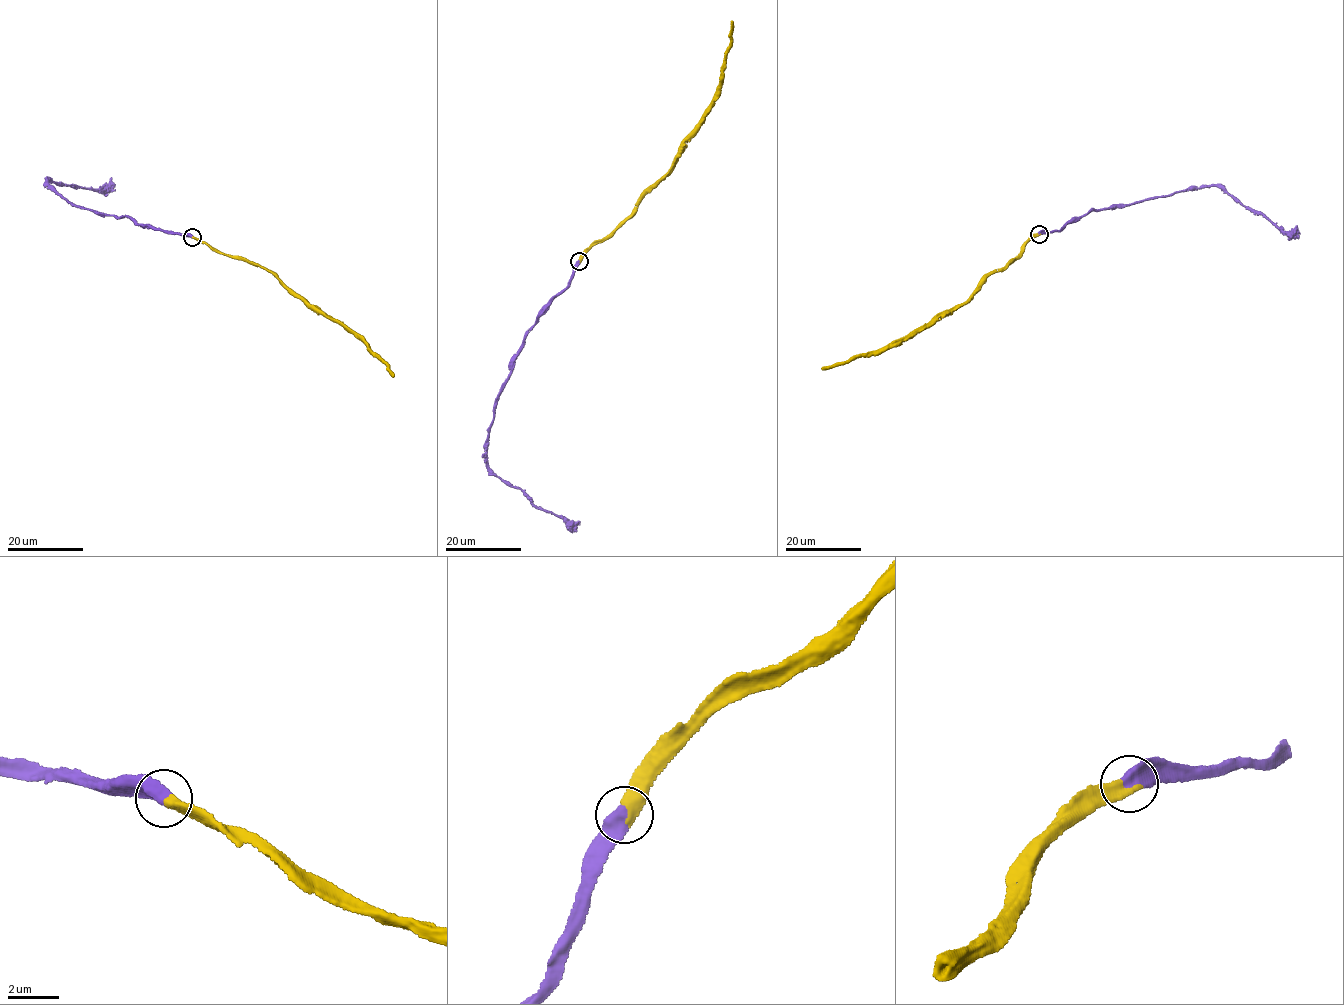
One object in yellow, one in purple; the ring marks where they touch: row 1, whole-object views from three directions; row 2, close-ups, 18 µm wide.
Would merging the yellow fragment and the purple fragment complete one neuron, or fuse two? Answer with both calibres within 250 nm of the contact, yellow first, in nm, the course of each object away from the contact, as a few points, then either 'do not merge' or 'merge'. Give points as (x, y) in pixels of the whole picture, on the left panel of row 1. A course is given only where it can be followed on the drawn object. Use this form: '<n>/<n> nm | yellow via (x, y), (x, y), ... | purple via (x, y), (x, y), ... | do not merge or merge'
480/600 nm | yellow via (192, 236), (269, 271), (299, 298), (358, 337), (389, 368), (393, 377) | purple via (191, 236), (76, 205), (45, 180), (102, 190), (107, 188), (111, 177) | merge

